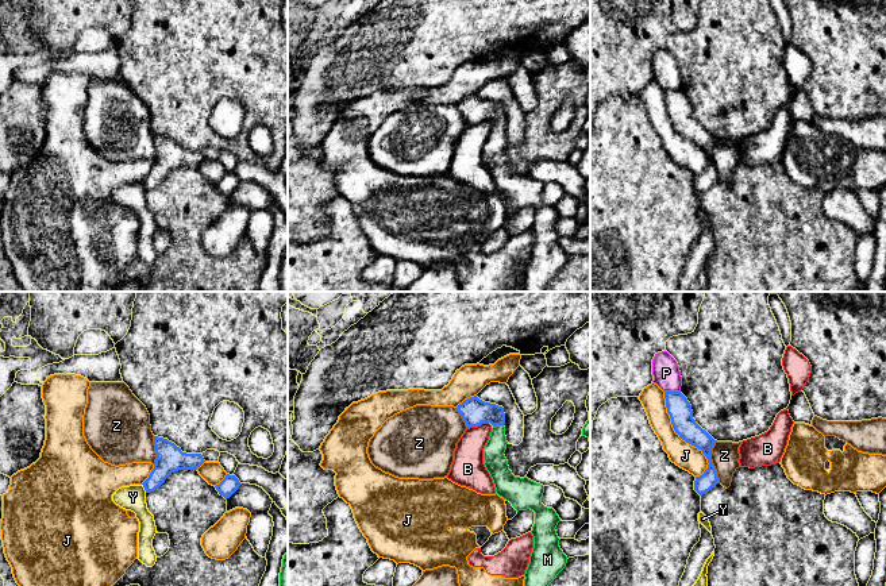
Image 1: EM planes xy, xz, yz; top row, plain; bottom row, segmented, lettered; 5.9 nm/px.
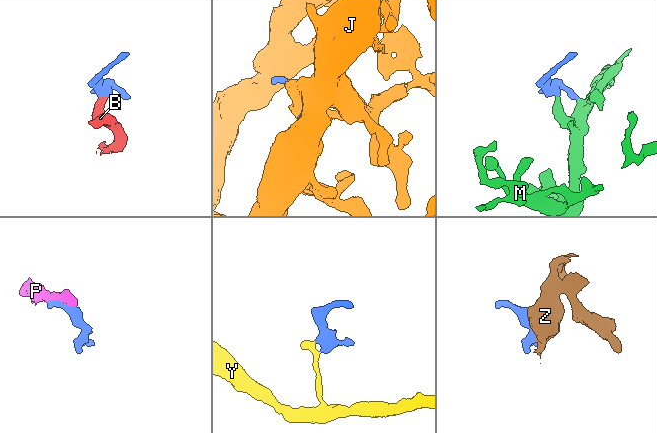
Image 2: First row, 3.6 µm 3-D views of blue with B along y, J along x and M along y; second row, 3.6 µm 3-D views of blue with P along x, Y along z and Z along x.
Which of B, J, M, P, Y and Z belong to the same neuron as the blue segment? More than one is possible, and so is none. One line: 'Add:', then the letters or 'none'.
Add: M

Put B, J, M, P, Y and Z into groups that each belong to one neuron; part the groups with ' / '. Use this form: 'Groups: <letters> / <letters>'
Groups: B J P Z / M / Y

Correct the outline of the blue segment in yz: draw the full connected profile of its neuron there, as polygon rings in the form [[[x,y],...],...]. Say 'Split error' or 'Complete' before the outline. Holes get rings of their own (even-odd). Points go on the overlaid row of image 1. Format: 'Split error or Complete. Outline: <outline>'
Complete. Outline: [[[664,392],[664,398],[675,433],[701,450],[708,459],[708,469],[694,481],[694,490],[702,496],[719,483],[717,471],[710,459],[716,440],[696,423],[692,405],[681,392]]]

